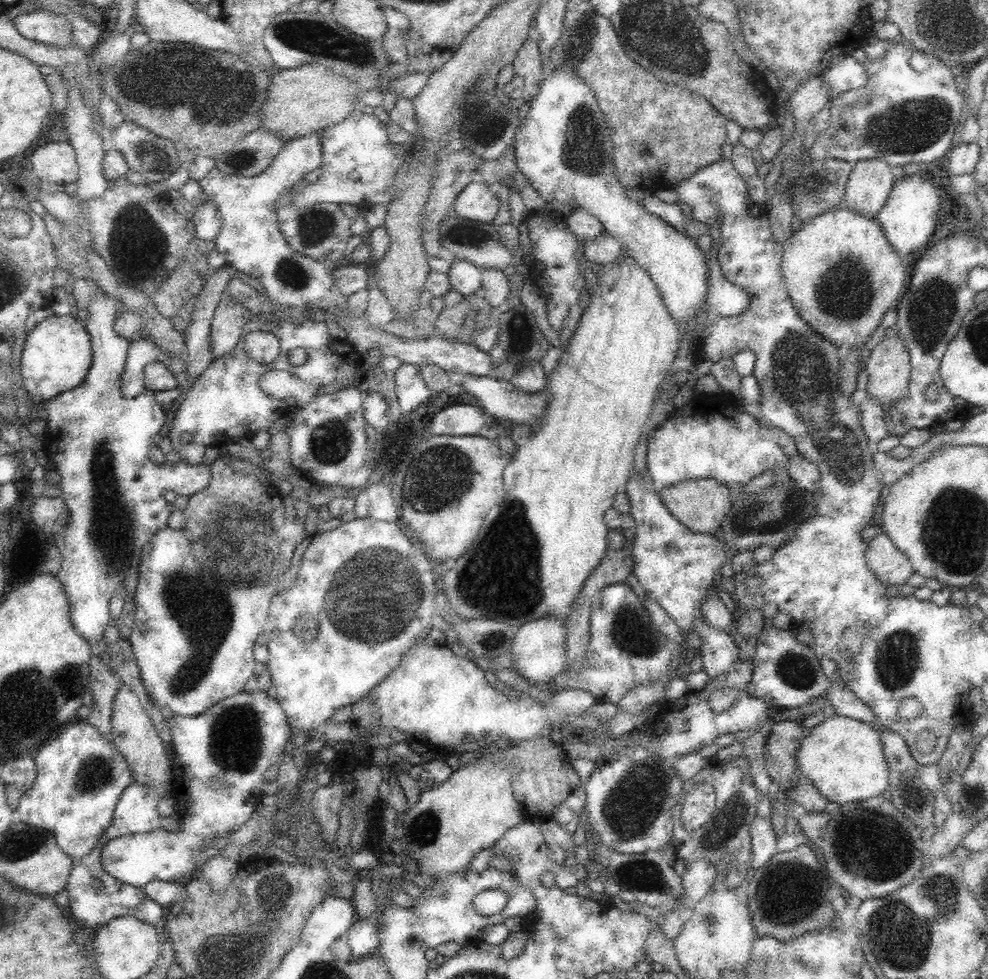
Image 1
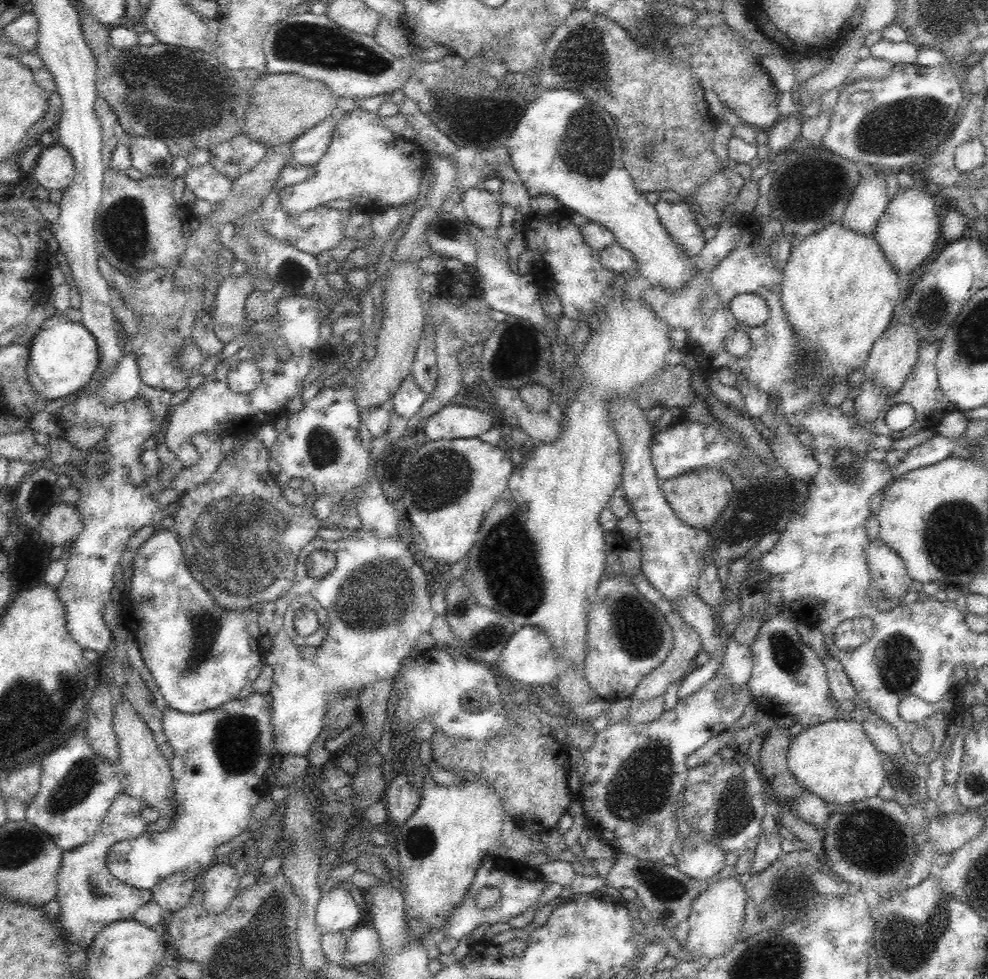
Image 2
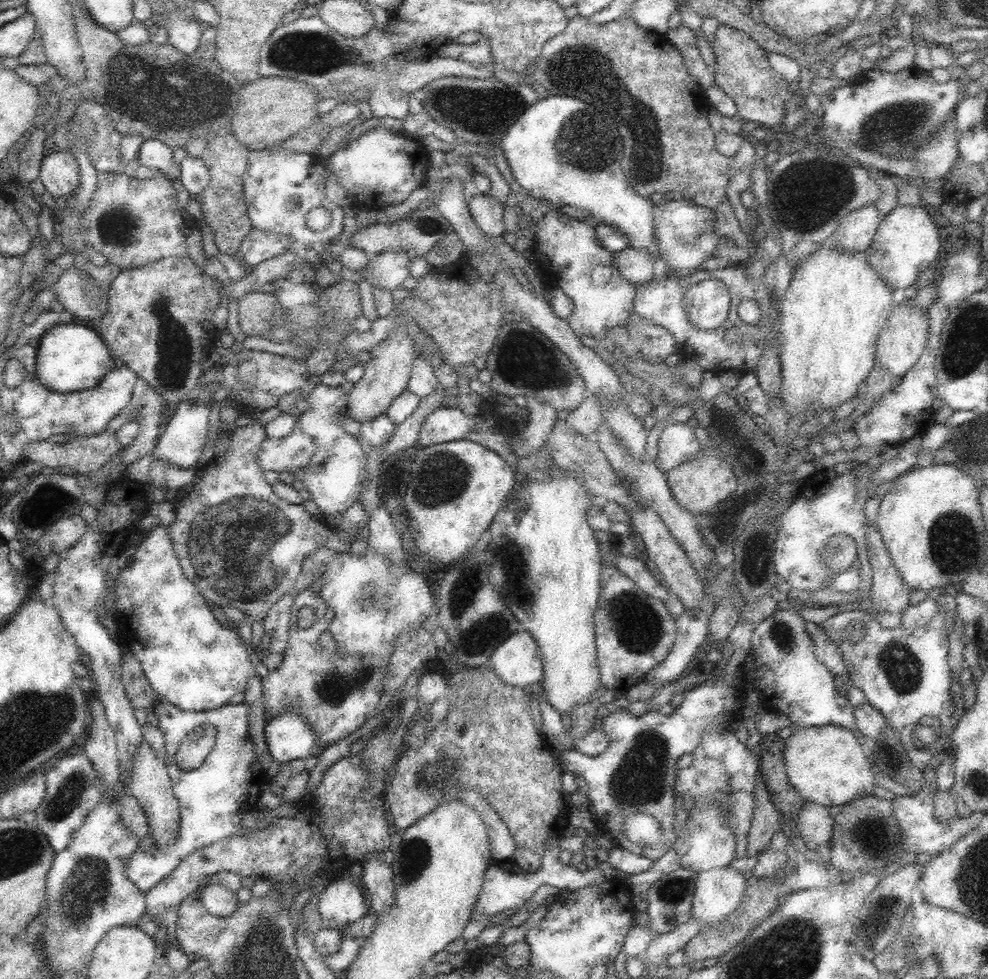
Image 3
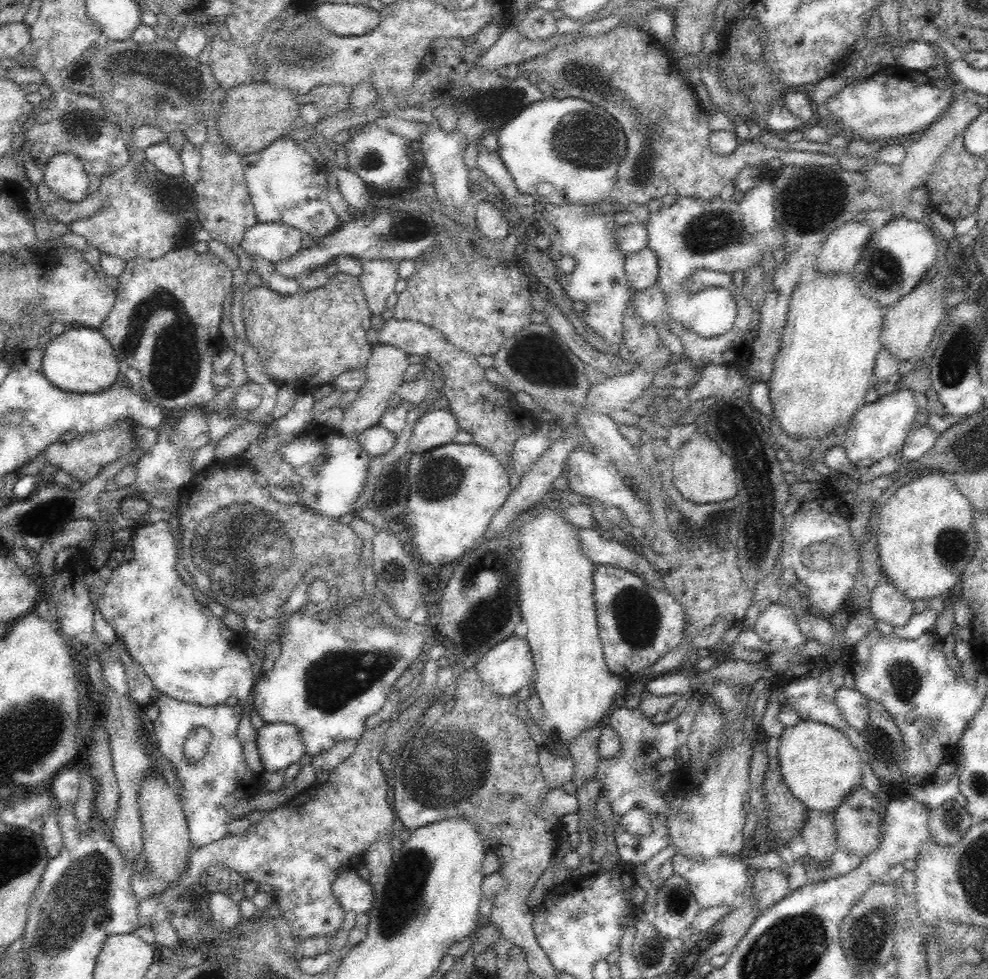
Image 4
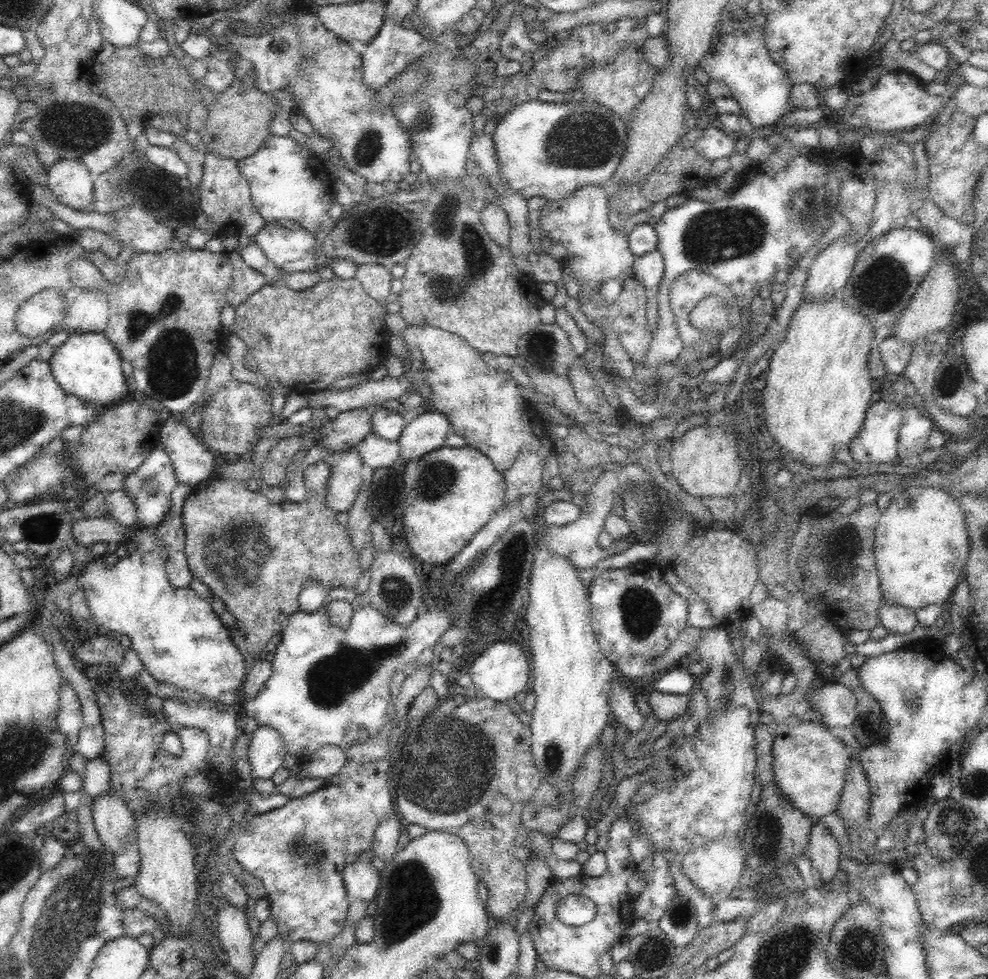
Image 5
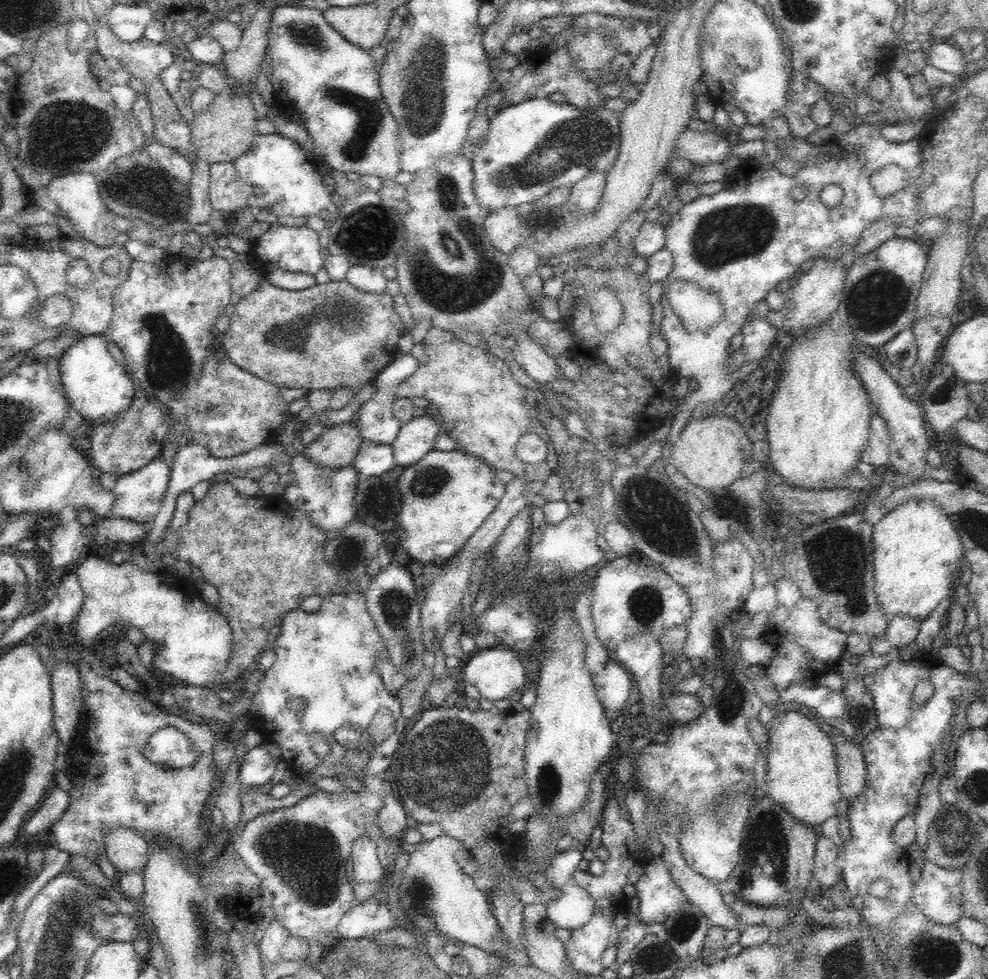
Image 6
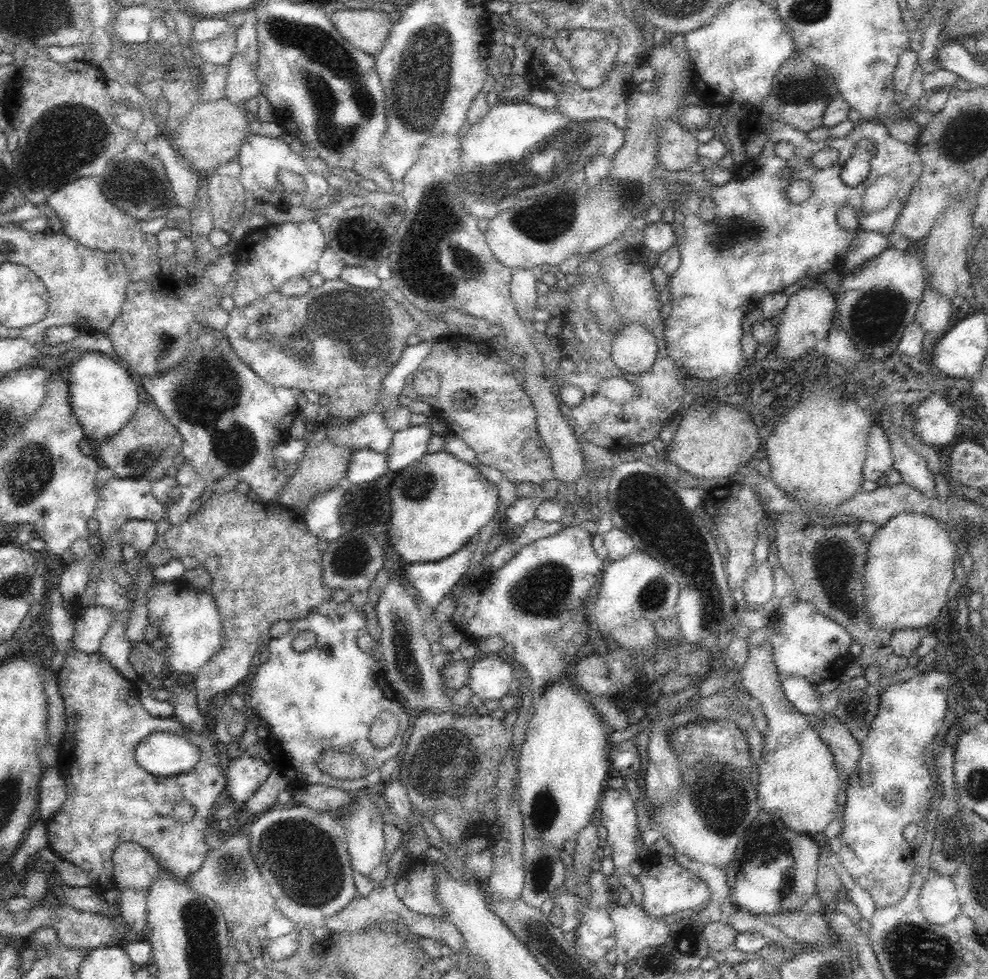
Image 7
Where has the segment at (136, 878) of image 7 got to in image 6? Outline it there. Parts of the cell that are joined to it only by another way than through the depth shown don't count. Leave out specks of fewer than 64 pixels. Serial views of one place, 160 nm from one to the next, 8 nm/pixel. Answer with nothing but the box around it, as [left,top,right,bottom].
[104,826,150,872]

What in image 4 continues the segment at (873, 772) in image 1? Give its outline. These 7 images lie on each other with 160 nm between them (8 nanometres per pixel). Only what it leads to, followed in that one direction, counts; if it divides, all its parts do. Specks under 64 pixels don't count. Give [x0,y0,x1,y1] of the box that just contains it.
[773,720,863,810]

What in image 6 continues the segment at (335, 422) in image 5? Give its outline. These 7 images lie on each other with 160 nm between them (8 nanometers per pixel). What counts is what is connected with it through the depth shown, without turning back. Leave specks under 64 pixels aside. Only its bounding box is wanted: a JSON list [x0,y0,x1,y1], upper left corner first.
[303,422,362,468]

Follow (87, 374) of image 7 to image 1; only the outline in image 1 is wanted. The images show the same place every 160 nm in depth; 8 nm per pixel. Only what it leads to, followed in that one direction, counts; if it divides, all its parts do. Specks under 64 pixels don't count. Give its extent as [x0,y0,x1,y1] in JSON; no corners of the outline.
[19,313,92,402]

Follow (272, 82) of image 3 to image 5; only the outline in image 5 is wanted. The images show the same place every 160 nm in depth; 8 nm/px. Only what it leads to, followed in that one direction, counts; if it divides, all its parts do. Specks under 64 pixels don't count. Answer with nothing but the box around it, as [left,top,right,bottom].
[200,80,276,161]

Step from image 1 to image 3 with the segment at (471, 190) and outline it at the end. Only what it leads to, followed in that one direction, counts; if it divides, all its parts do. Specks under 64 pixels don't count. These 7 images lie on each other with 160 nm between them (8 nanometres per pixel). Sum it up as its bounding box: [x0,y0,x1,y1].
[469,193,506,237]

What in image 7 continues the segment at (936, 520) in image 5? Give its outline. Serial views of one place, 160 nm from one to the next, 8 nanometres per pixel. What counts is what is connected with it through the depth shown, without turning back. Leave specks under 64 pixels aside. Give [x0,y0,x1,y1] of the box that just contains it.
[863,512,960,659]

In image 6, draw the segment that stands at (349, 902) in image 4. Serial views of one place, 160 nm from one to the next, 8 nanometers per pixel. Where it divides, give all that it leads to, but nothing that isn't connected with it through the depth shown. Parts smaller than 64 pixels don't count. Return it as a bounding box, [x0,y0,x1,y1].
[349,836,384,886]

